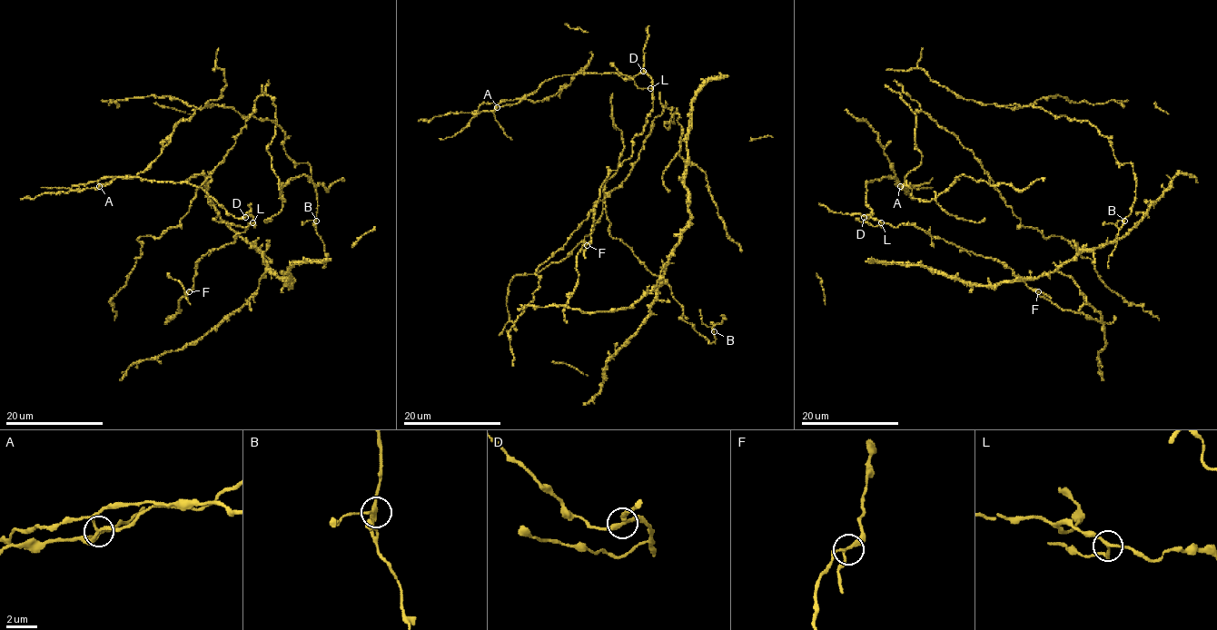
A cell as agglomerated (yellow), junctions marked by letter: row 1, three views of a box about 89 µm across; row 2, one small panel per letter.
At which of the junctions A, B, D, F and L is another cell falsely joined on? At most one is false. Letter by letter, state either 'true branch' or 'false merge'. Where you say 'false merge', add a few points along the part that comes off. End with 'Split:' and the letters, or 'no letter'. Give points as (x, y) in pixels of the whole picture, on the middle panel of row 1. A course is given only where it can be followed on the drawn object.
A: false merge; course (498, 106), (515, 104), (523, 99), (539, 102), (548, 99), (588, 63), (590, 52)
B: true branch
D: true branch
F: true branch
L: true branch
Split: A

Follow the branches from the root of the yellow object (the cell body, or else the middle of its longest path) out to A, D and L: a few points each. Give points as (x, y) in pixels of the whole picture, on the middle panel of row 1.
A: (563, 310), (600, 186), (631, 157), (653, 108), (651, 80), (644, 73), (562, 74), (498, 106)
D: (563, 310), (600, 186), (631, 157), (653, 108), (643, 71)
L: (563, 310), (578, 278), (576, 258), (590, 240), (600, 186), (631, 157), (632, 140), (653, 108), (650, 88)

